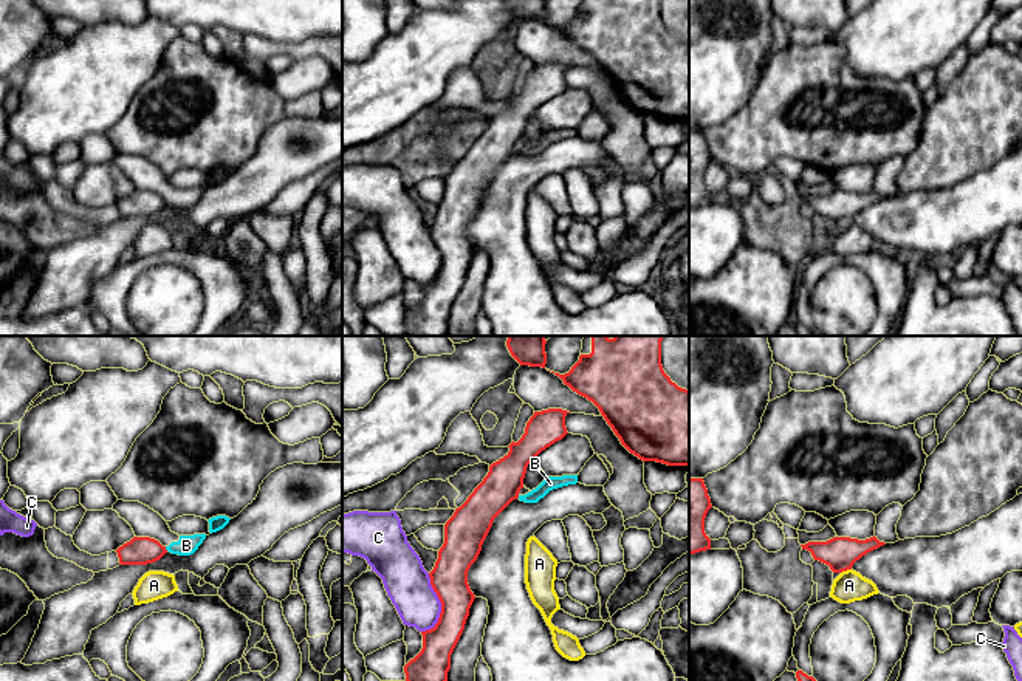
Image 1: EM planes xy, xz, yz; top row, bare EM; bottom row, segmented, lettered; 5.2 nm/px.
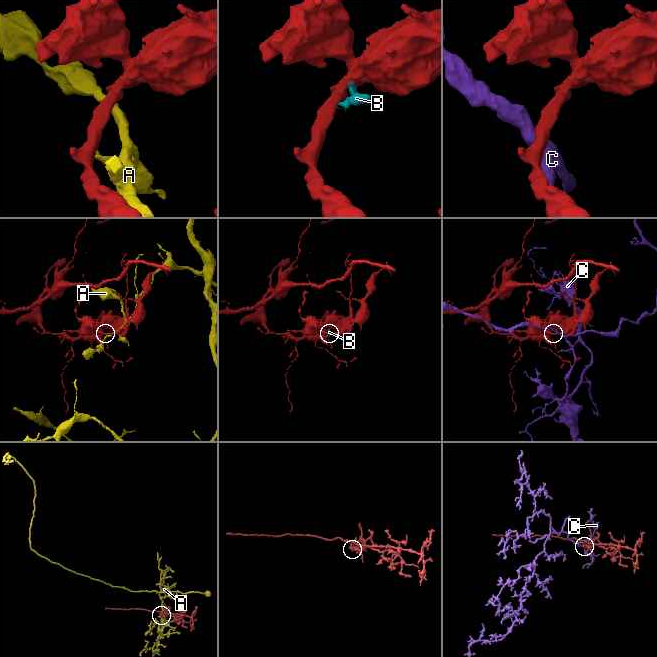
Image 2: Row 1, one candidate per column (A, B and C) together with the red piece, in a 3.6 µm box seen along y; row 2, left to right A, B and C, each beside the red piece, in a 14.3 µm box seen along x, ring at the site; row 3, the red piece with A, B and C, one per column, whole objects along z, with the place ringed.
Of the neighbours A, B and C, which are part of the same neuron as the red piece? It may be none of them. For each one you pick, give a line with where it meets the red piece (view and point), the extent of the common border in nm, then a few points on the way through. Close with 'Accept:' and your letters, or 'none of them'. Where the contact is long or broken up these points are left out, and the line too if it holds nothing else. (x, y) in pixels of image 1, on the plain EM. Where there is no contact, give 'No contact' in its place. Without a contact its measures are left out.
Accept: none of them

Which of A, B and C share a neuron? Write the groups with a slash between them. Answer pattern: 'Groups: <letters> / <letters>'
Groups: A / B / C

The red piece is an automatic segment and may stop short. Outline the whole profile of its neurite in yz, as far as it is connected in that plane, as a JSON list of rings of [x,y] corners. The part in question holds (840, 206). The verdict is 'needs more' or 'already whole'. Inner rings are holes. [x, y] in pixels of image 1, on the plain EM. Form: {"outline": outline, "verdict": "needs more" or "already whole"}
{"outline": [[[873,189],[866,193],[833,190],[827,195],[808,195],[801,200],[810,204],[815,214],[828,218],[833,226],[842,226],[852,223],[856,214],[883,198],[886,197]]], "verdict": "already whole"}

